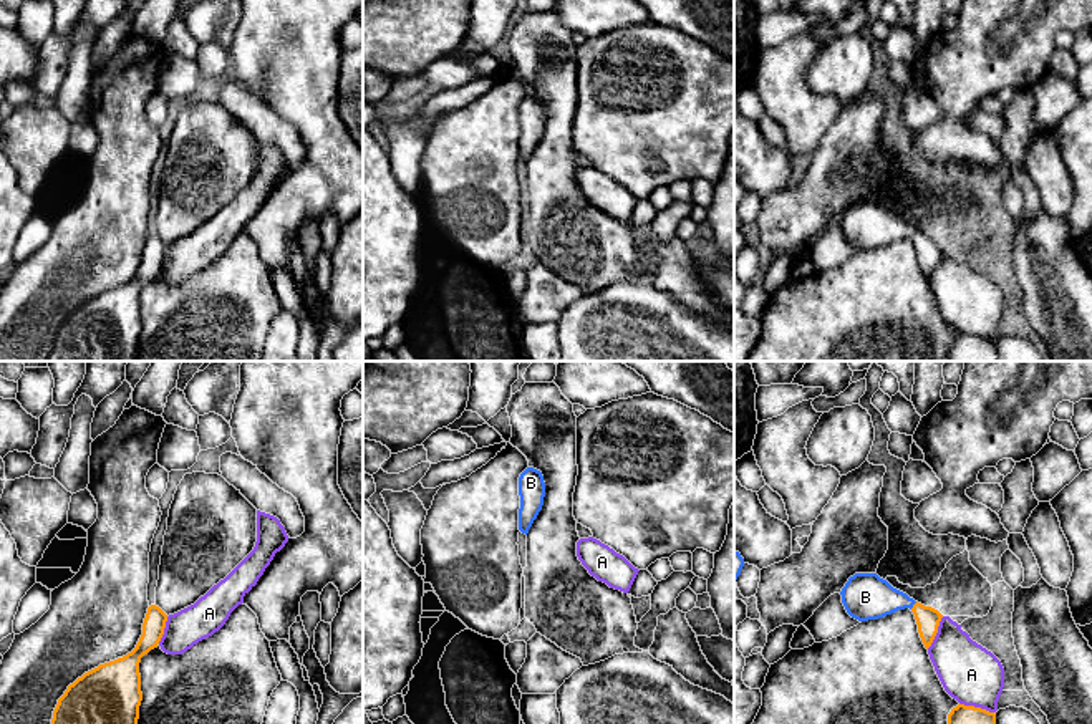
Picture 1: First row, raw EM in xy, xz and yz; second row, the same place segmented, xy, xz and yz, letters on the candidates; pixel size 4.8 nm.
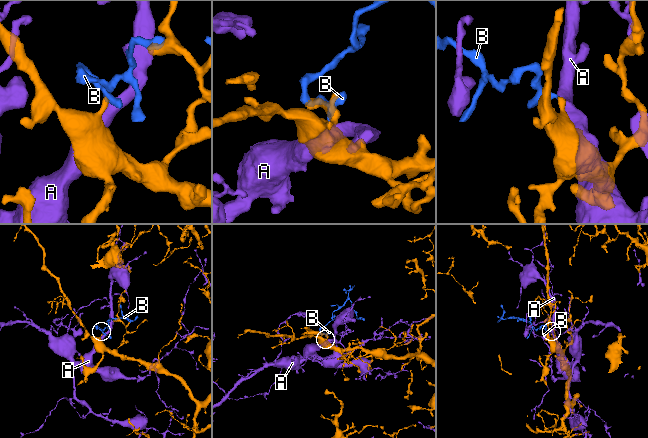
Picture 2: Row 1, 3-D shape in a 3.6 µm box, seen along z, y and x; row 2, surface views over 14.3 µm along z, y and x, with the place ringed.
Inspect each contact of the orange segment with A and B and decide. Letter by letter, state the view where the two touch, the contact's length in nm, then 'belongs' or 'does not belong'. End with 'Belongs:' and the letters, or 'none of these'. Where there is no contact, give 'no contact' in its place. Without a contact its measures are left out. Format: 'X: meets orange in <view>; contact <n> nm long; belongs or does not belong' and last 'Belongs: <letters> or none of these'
A: meets orange in yz; contact 180 nm long; does not belong
B: meets orange in yz; contact 50 nm long; belongs
Belongs: B

